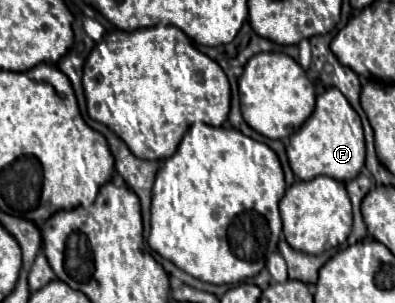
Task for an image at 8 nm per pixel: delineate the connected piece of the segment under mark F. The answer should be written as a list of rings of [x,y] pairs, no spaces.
[[[328,88],[322,96],[318,96],[312,116],[304,122],[304,126],[296,134],[290,136],[286,152],[290,168],[298,180],[330,176],[338,182],[350,182],[360,174],[366,156],[362,122],[338,88]]]

